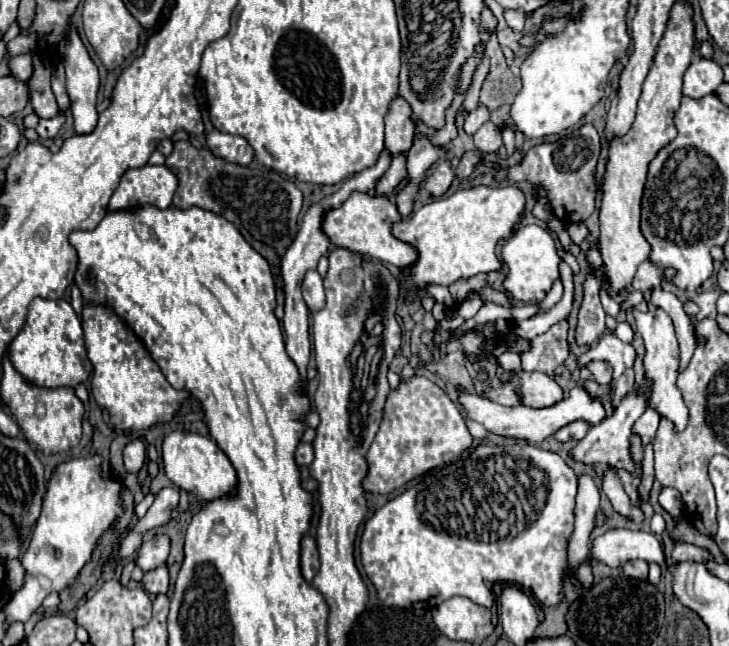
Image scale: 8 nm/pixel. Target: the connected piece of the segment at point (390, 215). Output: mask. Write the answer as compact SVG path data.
M355 192L351 194L351 198L347 198L347 202L343 202L341 208L331 210L331 214L327 214L327 218L323 220L323 230L327 230L327 236L335 246L343 246L343 248L349 248L351 252L367 254L395 268L407 270L417 262L419 252L415 246L401 242L391 234L391 226L399 220L401 220L401 214L397 206L387 198Z

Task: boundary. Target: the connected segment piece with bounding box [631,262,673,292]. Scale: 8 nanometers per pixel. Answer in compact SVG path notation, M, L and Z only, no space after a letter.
M643 262L631 282L631 288L639 292L647 292L659 286L661 282L665 282L669 276L673 276L673 270L659 270L657 266L651 266L651 262Z

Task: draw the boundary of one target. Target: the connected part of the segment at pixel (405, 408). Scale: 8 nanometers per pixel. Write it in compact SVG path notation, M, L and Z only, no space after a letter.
M413 376L409 382L401 380L397 390L391 390L385 400L379 432L365 454L369 470L363 480L363 490L389 494L431 468L453 462L471 448L473 436L469 434L459 408L439 386L423 376Z

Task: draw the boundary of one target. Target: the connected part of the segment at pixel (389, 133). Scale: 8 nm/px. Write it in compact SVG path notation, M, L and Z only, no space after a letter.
M399 94L391 100L387 116L385 116L385 146L391 150L391 154L407 152L413 144L413 110L405 98Z

